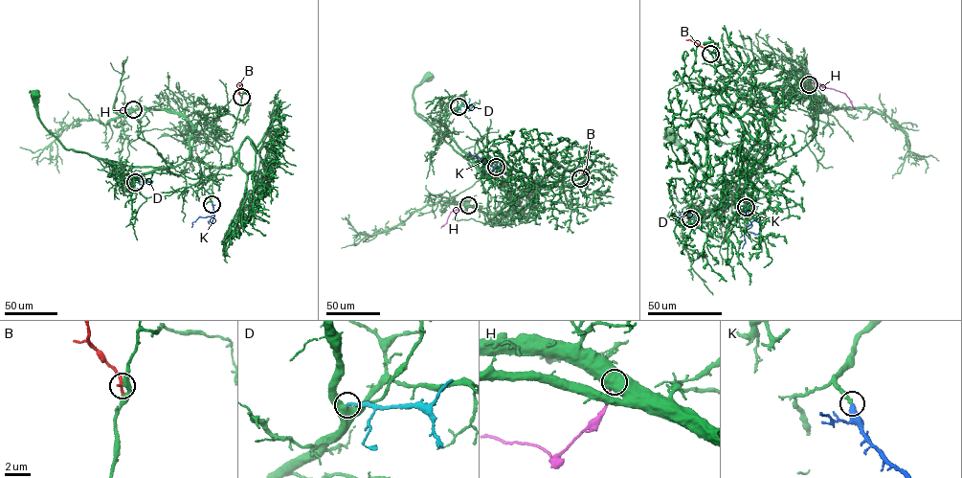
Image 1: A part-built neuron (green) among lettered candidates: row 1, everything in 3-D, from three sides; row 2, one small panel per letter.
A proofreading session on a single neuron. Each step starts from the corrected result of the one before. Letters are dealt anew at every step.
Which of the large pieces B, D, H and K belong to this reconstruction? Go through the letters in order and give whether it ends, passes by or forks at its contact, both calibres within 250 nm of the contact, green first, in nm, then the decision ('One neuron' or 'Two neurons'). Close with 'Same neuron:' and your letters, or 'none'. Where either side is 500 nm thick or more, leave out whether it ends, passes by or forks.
B: It ends there. Thickness 360 nm (green) against 320 nm. One neuron
D: It ends there. Thickness 420 nm (green) against 240 nm. One neuron
H: Thickness 800 nm (green) against 200 nm. Two neurons
K: It ends there. Thickness 320 nm (green) against 480 nm. One neuron
Same neuron: B, D, K

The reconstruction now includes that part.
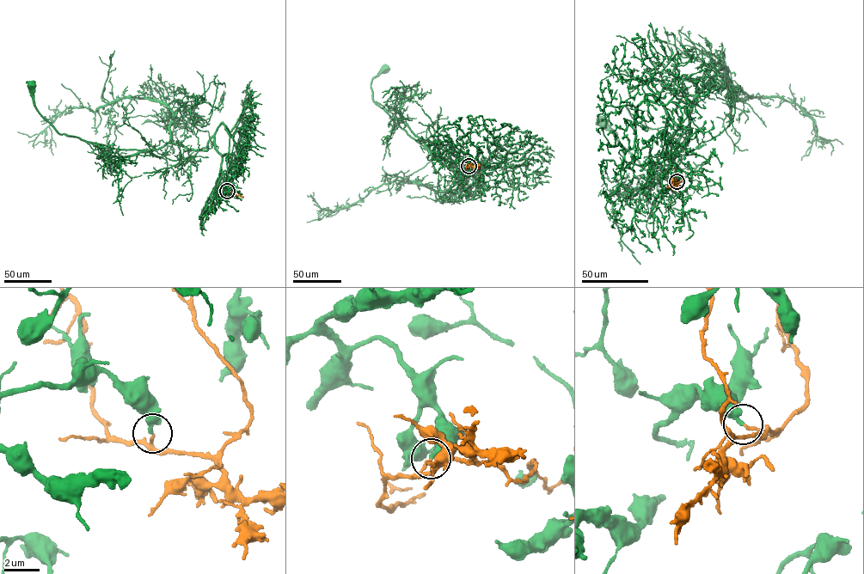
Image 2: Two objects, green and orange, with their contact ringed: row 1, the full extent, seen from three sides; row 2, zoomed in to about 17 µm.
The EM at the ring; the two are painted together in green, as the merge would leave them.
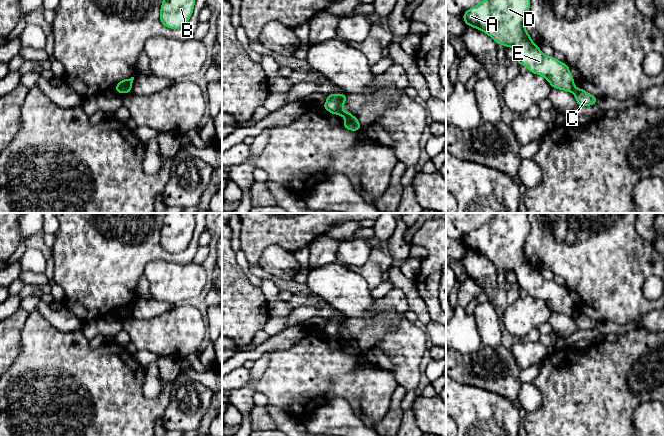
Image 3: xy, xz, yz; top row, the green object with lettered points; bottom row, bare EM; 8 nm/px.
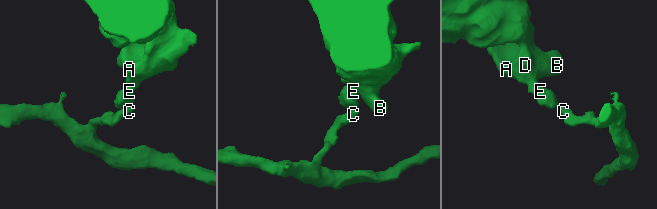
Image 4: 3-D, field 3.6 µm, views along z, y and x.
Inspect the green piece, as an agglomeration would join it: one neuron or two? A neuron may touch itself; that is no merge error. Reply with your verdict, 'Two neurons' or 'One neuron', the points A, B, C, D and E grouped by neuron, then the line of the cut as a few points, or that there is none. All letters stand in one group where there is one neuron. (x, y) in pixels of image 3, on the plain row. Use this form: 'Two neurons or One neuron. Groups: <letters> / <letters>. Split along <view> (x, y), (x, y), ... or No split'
Two neurons. Groups: A B D E / C. Split along xz (351, 339), (346, 342)

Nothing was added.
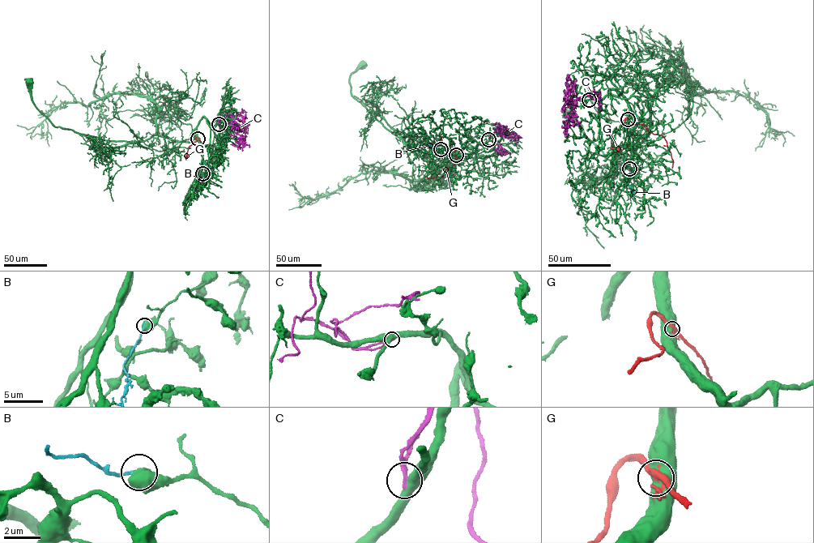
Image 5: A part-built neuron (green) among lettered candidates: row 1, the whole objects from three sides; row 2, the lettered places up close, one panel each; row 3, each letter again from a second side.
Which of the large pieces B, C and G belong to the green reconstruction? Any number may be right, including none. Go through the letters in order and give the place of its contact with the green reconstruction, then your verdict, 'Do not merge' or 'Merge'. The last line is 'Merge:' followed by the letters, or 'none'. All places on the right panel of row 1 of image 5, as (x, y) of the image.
B: Touches green at (629, 168). Do not merge
C: Touches green at (589, 100). Do not merge
G: Touches green at (628, 119). Do not merge
Merge: none

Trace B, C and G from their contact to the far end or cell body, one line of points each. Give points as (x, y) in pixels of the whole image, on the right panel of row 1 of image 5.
B: (629, 168), (631, 176), (626, 184), (633, 193)
C: (589, 100), (573, 96), (564, 133), (568, 128)
G: (628, 119), (663, 137), (673, 160), (672, 168)

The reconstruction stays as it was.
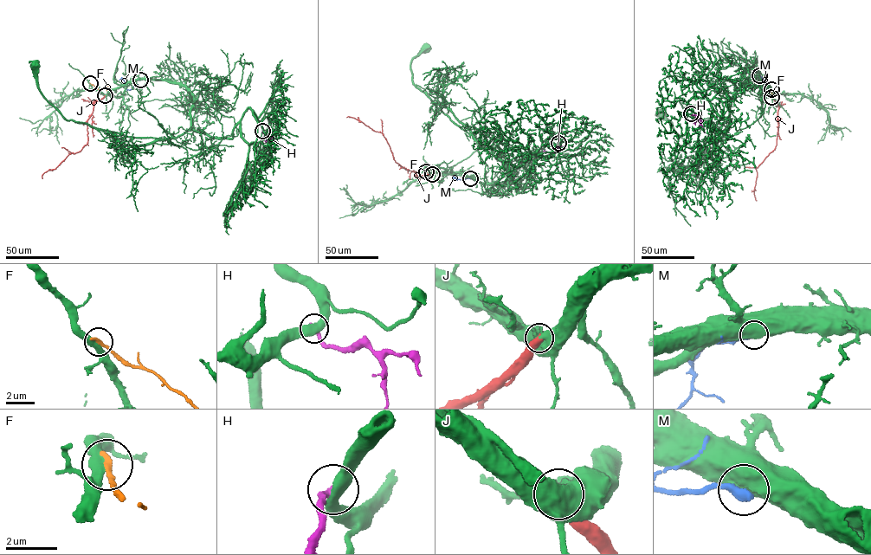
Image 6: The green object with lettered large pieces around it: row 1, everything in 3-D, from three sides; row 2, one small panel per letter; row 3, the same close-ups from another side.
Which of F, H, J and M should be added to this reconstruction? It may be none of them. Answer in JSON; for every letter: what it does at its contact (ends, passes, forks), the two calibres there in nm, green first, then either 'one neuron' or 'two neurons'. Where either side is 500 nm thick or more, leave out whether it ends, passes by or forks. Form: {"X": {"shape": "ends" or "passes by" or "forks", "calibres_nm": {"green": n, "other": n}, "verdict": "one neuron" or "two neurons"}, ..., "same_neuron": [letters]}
{"F": {"shape": "ends", "calibres_nm": {"green": 360, "other": 240}, "verdict": "two neurons"}, "H": {"shape": "ends", "calibres_nm": {"green": 480, "other": 280}, "verdict": "two neurons"}, "J": {"calibres_nm": {"green": 850, "other": 550}, "verdict": "one neuron"}, "M": {"calibres_nm": {"green": 800, "other": 440}, "verdict": "two neurons"}, "same_neuron": ["J"]}

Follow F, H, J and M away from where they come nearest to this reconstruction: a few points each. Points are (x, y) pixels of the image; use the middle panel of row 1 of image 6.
F: (426, 171), (440, 172), (436, 171)
H: (559, 143), (557, 151), (544, 151)
J: (432, 173), (417, 175), (403, 168), (395, 162), (382, 133), (353, 117), (346, 117)
M: (470, 178), (452, 178)

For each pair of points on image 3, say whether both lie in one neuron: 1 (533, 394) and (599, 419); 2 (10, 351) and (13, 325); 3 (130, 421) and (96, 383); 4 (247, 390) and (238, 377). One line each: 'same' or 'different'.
1: different
2: same
3: same
4: different

